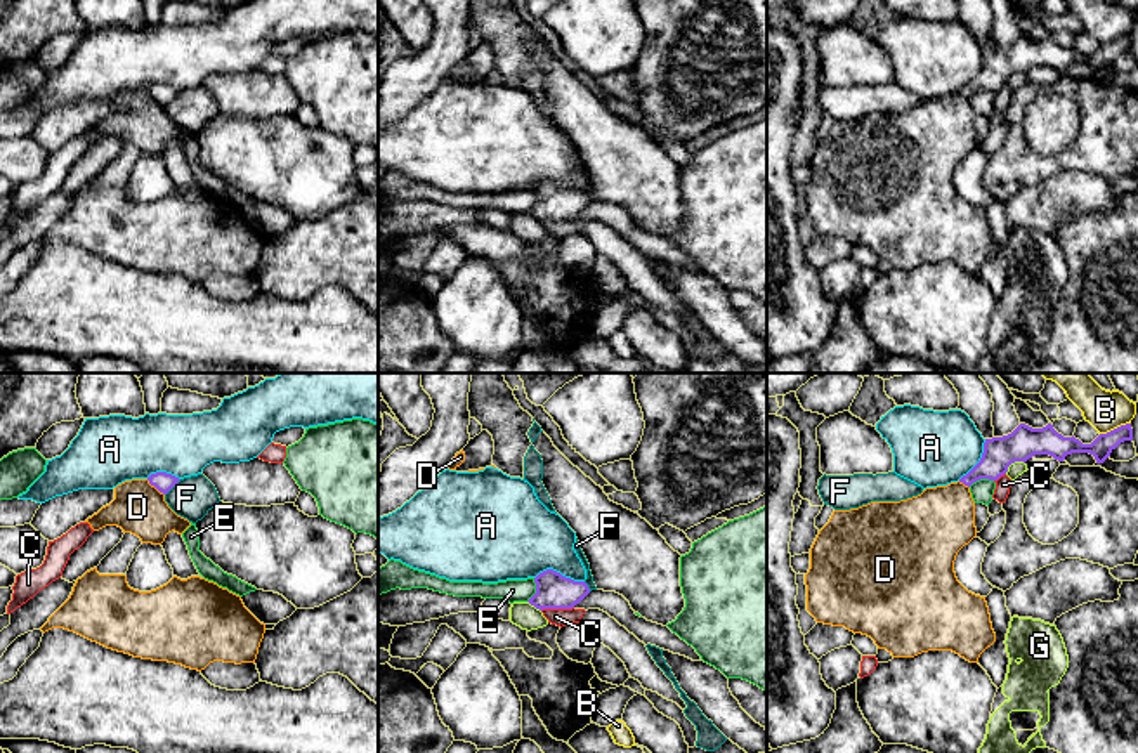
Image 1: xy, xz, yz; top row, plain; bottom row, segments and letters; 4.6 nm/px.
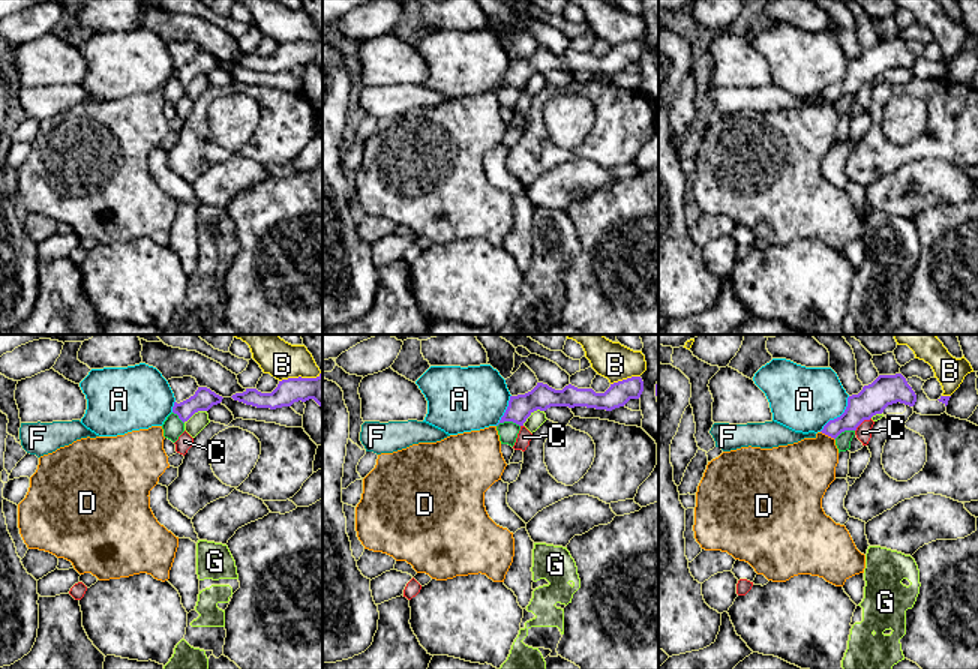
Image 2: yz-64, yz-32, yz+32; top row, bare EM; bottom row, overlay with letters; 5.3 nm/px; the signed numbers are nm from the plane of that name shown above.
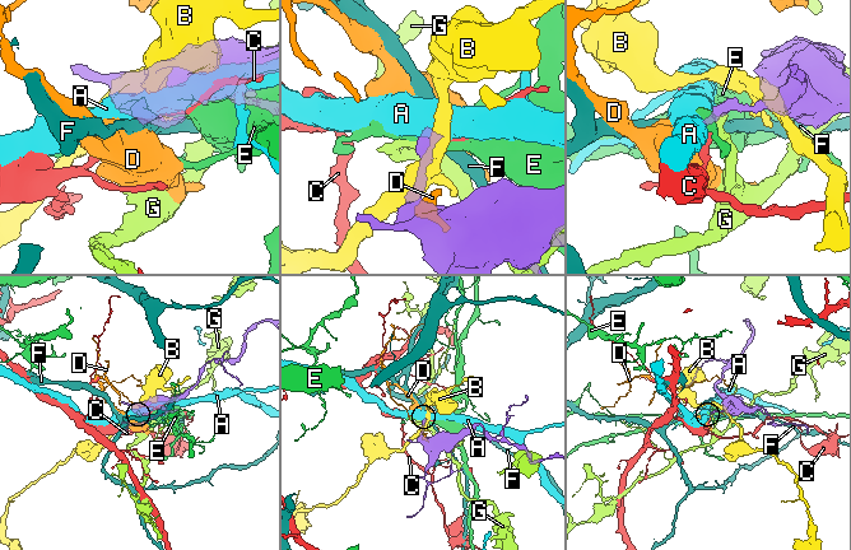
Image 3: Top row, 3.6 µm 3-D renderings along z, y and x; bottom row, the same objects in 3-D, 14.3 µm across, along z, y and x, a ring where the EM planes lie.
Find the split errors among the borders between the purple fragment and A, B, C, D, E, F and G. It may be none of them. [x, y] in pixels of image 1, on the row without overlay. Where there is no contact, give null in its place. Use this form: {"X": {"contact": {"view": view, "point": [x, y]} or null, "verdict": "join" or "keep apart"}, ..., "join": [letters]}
{"A": {"contact": {"view": "xz", "point": [559, 184]}, "verdict": "keep apart"}, "B": {"contact": {"view": "yz", "point": [1114, 40]}, "verdict": "keep apart"}, "C": {"contact": {"view": "xz", "point": [557, 219]}, "verdict": "keep apart"}, "D": {"contact": {"view": "xy", "point": [155, 98]}, "verdict": "keep apart"}, "E": {"contact": {"view": "yz", "point": [981, 89]}, "verdict": "keep apart"}, "F": {"contact": {"view": "xy", "point": [172, 98]}, "verdict": "keep apart"}, "G": {"contact": {"view": "yz", "point": [1013, 73]}, "verdict": "keep apart"}, "join": []}

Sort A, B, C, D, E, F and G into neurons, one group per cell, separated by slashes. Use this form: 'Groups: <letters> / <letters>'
Groups: A / B / C / D / E / F / G

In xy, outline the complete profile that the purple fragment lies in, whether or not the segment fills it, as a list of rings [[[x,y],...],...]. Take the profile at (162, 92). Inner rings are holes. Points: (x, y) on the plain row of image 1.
[[[156,83],[147,88],[149,95],[154,97],[160,104],[167,106],[180,90],[167,85]]]

